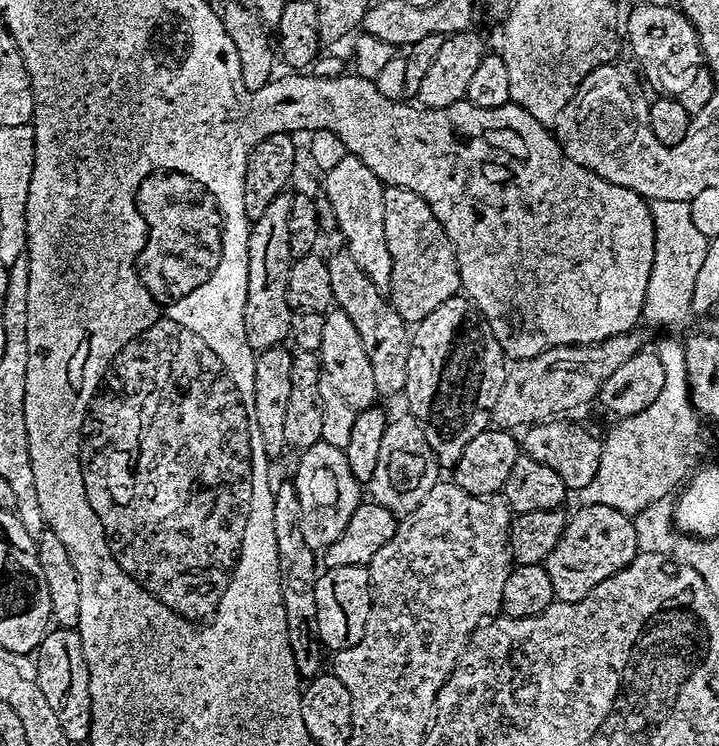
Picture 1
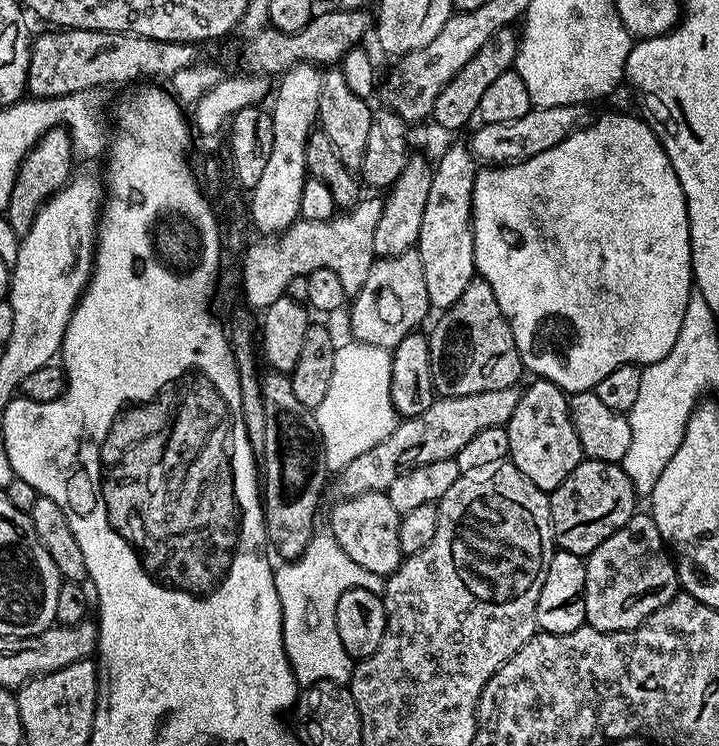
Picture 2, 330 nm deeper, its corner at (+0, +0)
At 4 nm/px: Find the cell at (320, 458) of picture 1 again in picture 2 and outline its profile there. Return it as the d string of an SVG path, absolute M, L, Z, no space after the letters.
M363 492L360 496L341 499L332 508L330 535L362 566L374 574L389 577L400 565L402 553L398 542L401 513L394 510L387 492Z

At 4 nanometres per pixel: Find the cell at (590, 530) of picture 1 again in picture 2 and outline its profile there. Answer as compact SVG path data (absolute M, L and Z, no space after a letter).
M644 510L631 516L602 546L598 546L586 558L586 586L584 587L584 619L587 627L599 632L629 632L646 622L666 602L678 594L680 577L676 574L676 562L666 547L654 518Z

